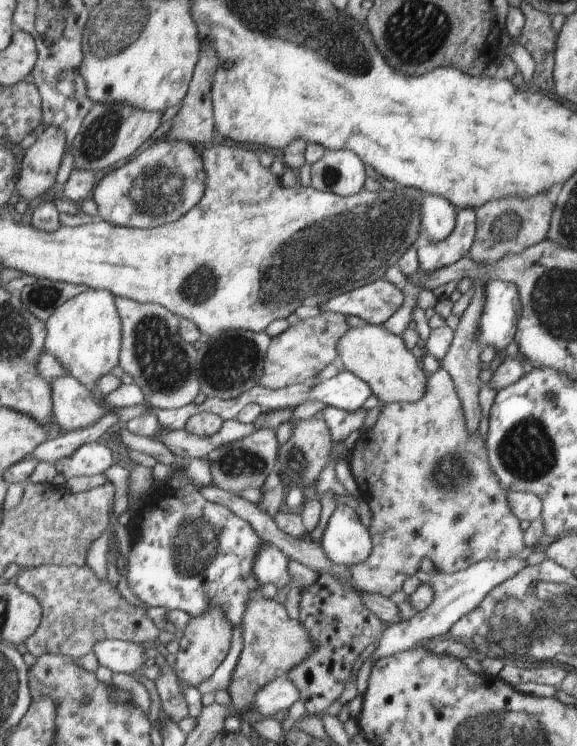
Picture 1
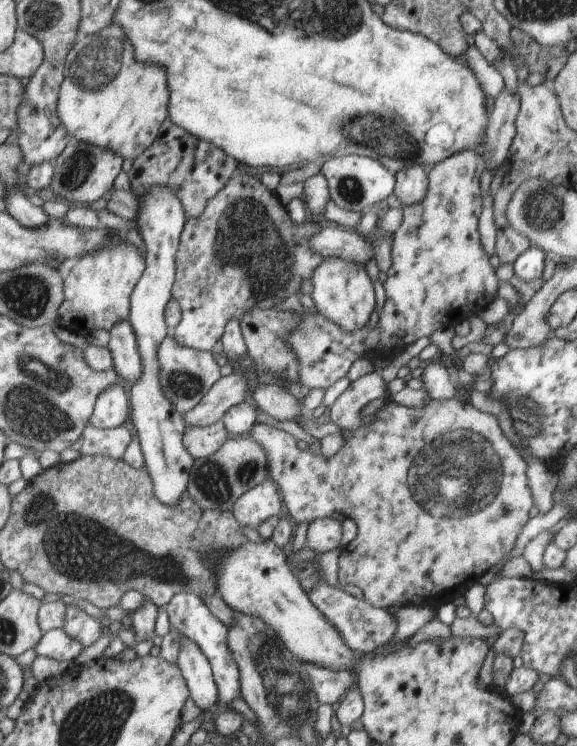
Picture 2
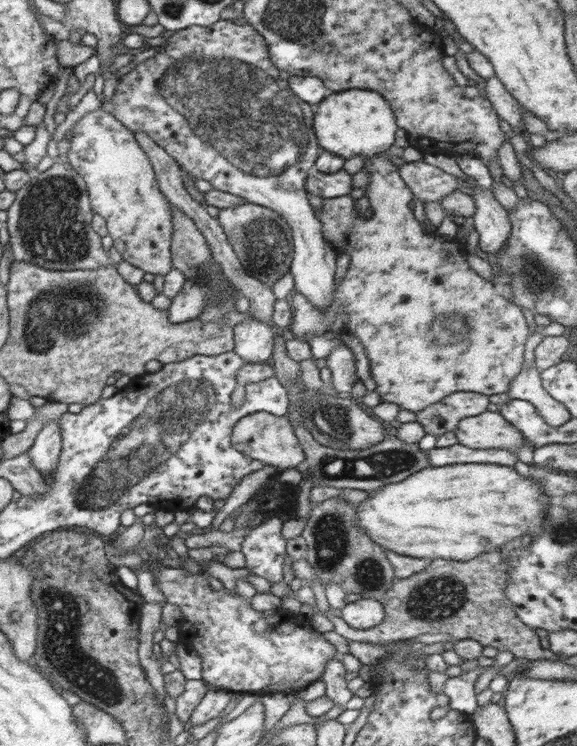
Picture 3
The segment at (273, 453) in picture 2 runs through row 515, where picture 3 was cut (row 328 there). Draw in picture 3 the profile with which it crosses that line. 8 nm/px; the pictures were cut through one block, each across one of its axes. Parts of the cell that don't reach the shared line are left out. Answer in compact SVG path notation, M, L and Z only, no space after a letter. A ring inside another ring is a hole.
M379 153L374 155L372 161L365 163L363 168L366 168L368 172L368 178L370 183L366 188L366 197L370 201L370 208L372 209L371 218L358 216L354 210L354 200L350 196L342 196L334 199L324 199L324 207L322 209L315 209L315 214L320 223L322 223L322 232L326 243L332 247L332 251L336 253L336 256L341 254L350 255L350 264L348 269L349 278L340 281L335 284L334 293L332 293L332 305L326 307L326 311L314 307L314 304L310 303L308 298L302 293L297 292L292 296L293 317L292 317L292 334L295 334L296 339L300 341L308 341L308 336L314 338L314 336L321 336L322 334L330 331L332 324L336 322L338 314L344 312L348 318L344 322L344 328L342 332L354 334L354 336L360 341L360 344L366 351L368 360L370 361L370 372L372 378L376 381L375 391L381 396L383 402L392 402L392 404L398 404L402 410L410 410L410 412L420 412L424 408L434 404L444 397L452 394L453 392L479 392L479 394L485 394L492 396L492 394L500 394L501 392L508 392L508 387L512 383L512 379L520 373L523 367L524 361L524 349L526 348L527 339L529 338L528 322L526 322L526 316L522 313L522 308L516 306L513 302L506 297L503 297L499 291L499 287L496 287L490 281L480 277L478 273L474 272L466 260L466 252L464 246L462 246L457 240L447 240L444 236L428 233L422 229L422 225L414 218L412 206L410 203L414 200L414 196L408 185L404 182L404 179L400 177L399 166L394 164L390 157L386 153Z

